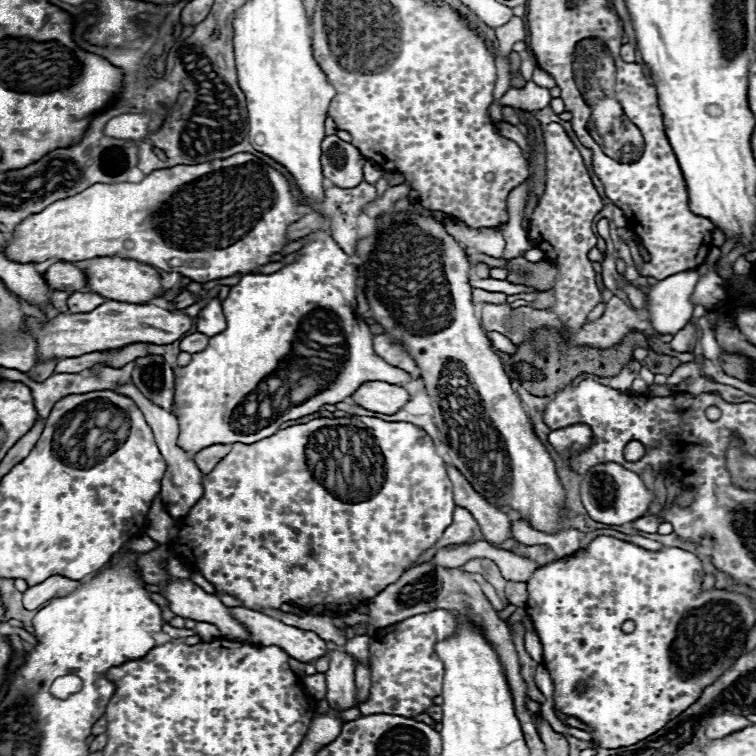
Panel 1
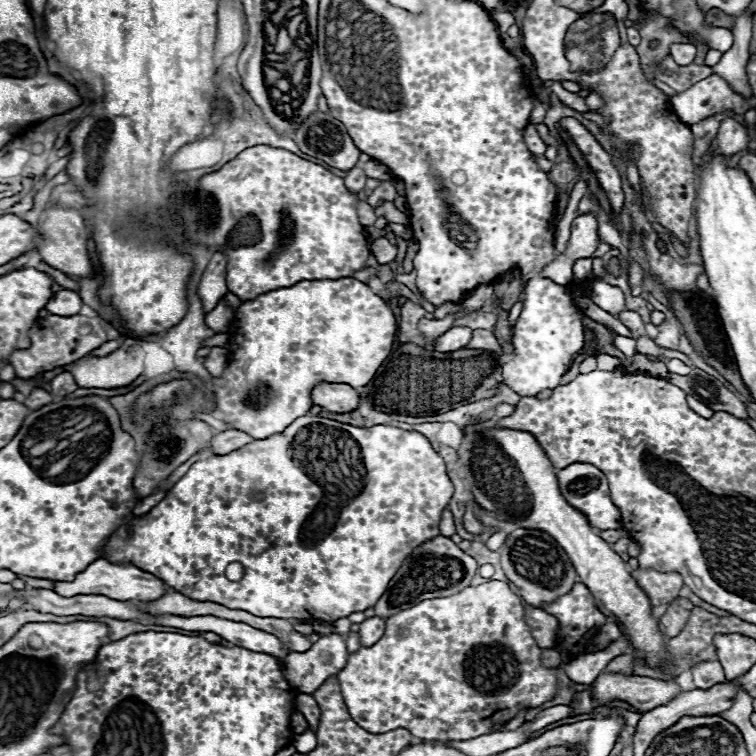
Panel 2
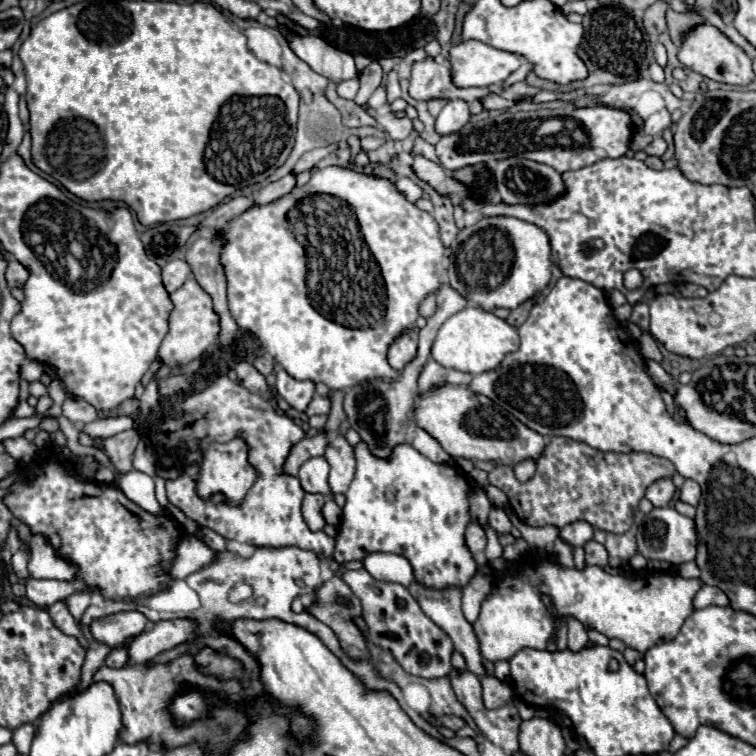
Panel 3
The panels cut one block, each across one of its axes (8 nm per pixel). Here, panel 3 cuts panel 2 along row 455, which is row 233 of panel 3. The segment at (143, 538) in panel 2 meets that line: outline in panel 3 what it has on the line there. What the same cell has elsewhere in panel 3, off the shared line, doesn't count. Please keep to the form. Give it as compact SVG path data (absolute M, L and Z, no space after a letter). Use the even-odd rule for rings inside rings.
M328 166L328 168L318 170L304 188L294 188L288 196L284 196L268 206L248 208L238 218L230 220L230 226L226 226L224 232L226 232L226 244L222 248L222 266L224 266L226 278L228 278L230 314L234 316L234 320L240 328L258 336L258 340L262 342L266 352L272 354L274 360L292 378L324 382L330 390L342 390L342 388L352 388L360 380L370 380L370 378L392 380L392 376L396 376L396 370L392 370L390 364L386 362L386 350L398 334L402 334L408 328L414 328L414 322L418 318L418 304L428 294L432 294L440 288L438 276L442 274L444 246L440 242L438 224L428 212L418 210L388 180L366 176L366 174L354 172L346 166Z

